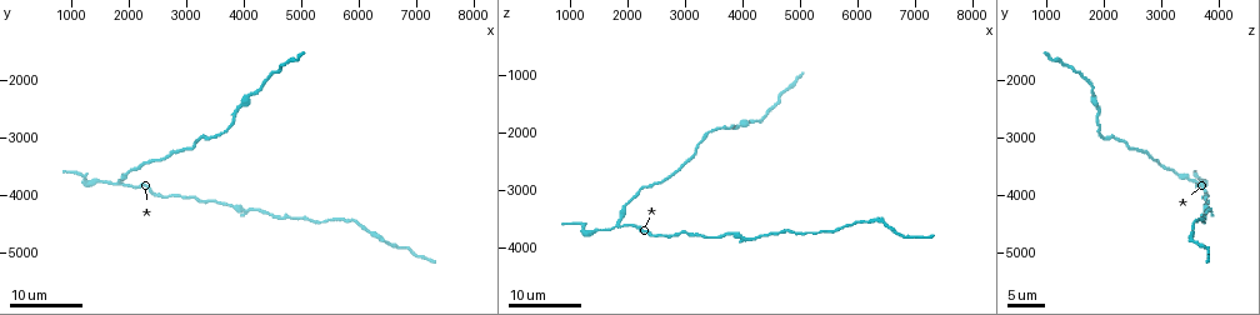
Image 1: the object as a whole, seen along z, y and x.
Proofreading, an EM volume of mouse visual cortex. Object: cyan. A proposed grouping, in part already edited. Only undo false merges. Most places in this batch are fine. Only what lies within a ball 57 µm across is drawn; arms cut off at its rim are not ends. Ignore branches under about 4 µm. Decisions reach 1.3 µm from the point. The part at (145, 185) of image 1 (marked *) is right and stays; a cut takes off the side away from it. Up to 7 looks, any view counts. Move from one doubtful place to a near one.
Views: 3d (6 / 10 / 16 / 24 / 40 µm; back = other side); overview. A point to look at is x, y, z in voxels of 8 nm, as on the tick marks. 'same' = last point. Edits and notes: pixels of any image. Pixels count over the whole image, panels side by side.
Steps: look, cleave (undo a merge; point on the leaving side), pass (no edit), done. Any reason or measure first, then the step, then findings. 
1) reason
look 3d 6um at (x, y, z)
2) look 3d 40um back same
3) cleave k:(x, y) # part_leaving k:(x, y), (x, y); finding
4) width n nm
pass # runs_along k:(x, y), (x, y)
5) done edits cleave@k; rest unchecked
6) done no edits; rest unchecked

arms part here
look 3d 24um at (1850, 3800, 3650)

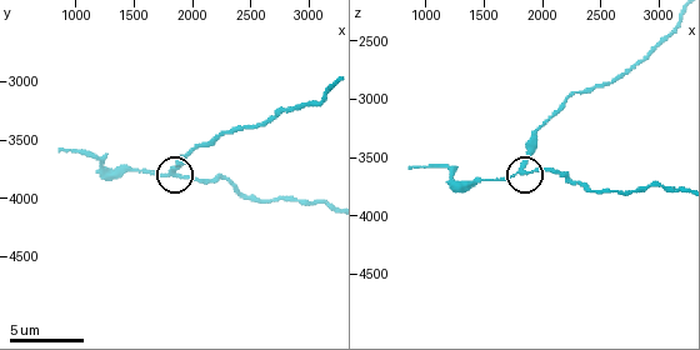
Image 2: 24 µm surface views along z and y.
look 3d 10um at (1840, 3760, 3620)

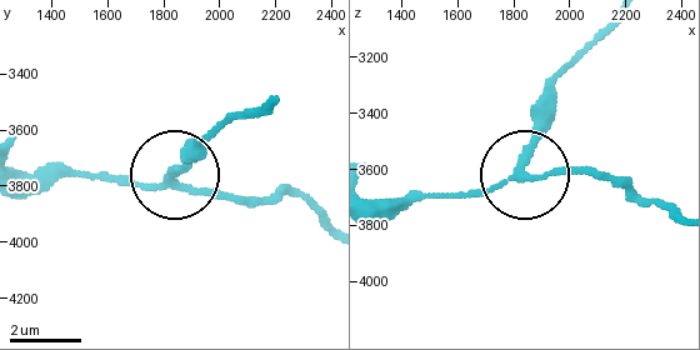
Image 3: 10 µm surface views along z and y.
side_arm 9 um
pass # runs_along 3:(298, 196), (201, 196), (175, 181), (130, 186), (61, 178); one neuron here

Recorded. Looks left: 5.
sudden change in width
look 3d 16um at (3450, 2950, 1950)

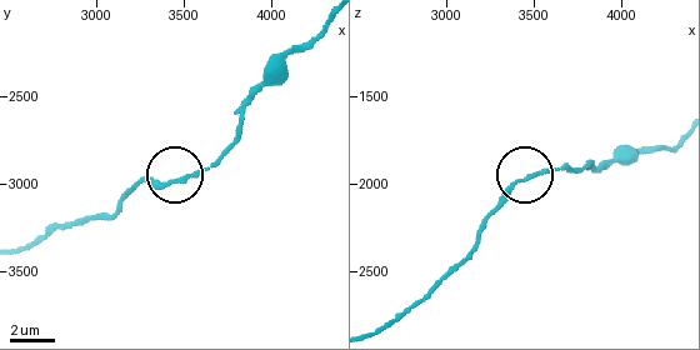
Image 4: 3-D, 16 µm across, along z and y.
look 3d 10um at (3440, 3000, 1980)

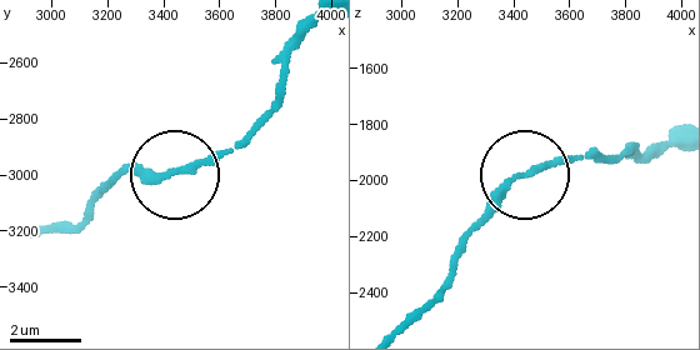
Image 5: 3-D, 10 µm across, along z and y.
pass # runs_along 5:(40, 233), (76, 220), (104, 185), (175, 175), (244, 143); one neuron here

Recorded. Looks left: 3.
sudden change in width
look 3d 24um at (6250, 4650, 3550)

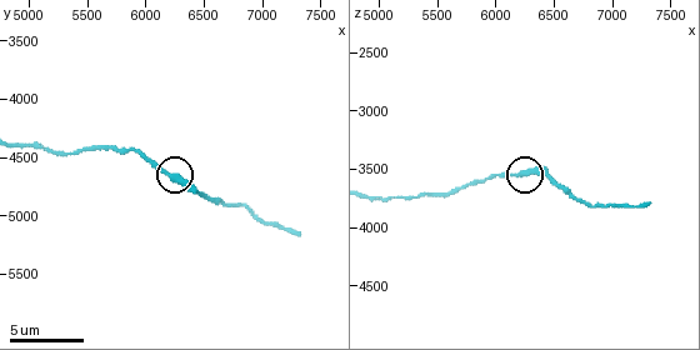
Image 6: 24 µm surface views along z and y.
look 3d 10um at (6220, 4660, 3560)

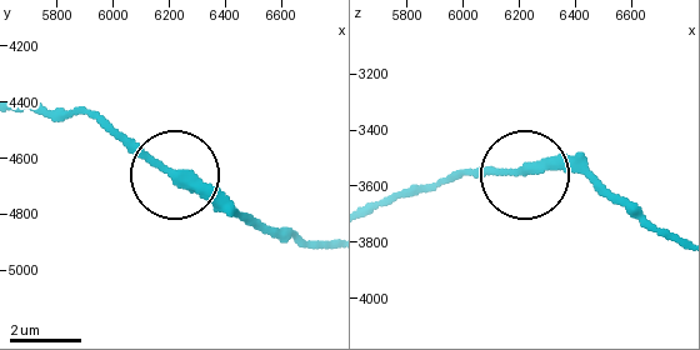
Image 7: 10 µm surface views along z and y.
pass # runs_along 7:(24, 105), (114, 126), (245, 219); continuous, no second neuron

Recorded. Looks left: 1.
calibre changes
look 3d 10um at (6660, 4900, 3740)

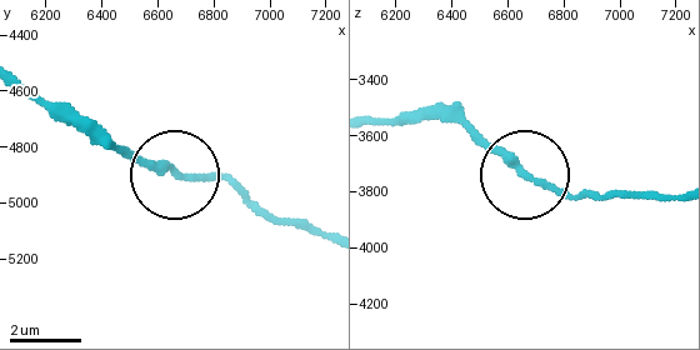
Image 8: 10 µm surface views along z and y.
pass # runs_along 8:(376, 119), (465, 125), (538, 179), (583, 200), (606, 200); continuous, no second neuron

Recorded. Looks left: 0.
done no edits; rest unchecked

